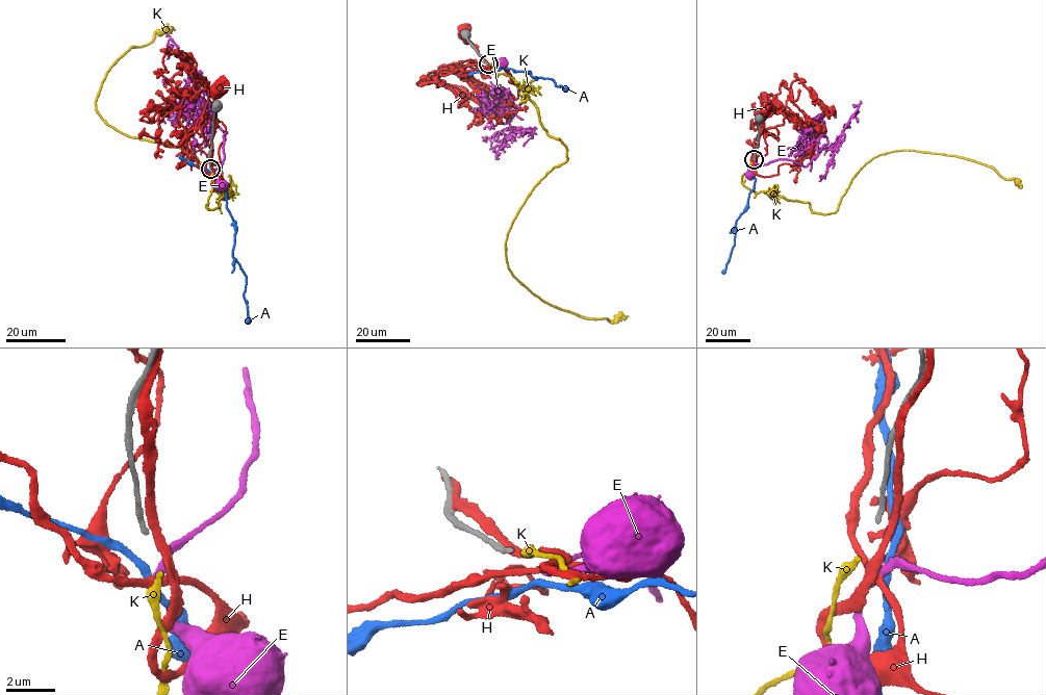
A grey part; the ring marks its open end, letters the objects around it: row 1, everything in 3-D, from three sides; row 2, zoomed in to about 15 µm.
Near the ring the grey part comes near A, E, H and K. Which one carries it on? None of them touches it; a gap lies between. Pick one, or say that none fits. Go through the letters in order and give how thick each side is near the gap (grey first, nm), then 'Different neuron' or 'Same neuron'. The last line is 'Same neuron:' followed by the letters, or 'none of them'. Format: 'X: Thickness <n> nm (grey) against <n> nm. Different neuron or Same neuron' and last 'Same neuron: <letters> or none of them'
A: Thickness 190 nm (grey) against 260 nm. Different neuron
E: Thickness 190 nm (grey) against 260 nm. Different neuron
H: Thickness 190 nm (grey) against 240 nm. Different neuron
K: Thickness 190 nm (grey) against 280 nm. Same neuron
Same neuron: K

